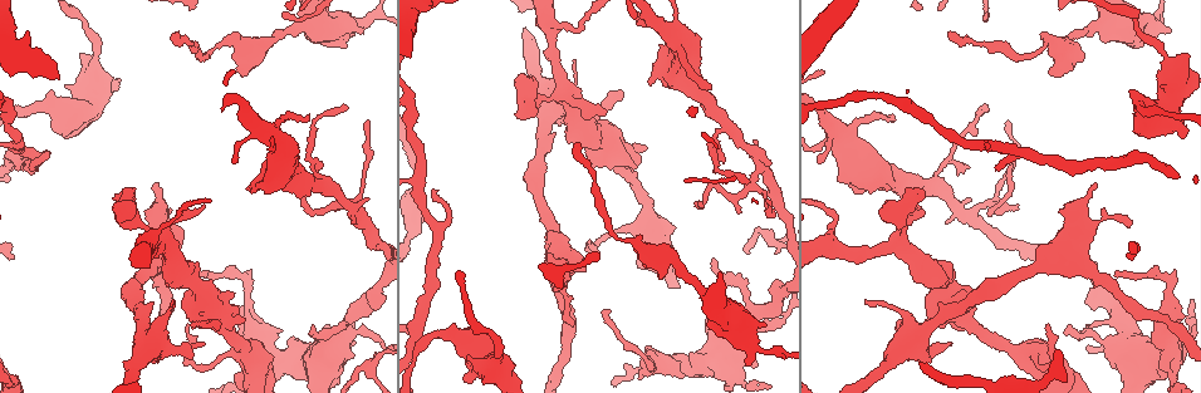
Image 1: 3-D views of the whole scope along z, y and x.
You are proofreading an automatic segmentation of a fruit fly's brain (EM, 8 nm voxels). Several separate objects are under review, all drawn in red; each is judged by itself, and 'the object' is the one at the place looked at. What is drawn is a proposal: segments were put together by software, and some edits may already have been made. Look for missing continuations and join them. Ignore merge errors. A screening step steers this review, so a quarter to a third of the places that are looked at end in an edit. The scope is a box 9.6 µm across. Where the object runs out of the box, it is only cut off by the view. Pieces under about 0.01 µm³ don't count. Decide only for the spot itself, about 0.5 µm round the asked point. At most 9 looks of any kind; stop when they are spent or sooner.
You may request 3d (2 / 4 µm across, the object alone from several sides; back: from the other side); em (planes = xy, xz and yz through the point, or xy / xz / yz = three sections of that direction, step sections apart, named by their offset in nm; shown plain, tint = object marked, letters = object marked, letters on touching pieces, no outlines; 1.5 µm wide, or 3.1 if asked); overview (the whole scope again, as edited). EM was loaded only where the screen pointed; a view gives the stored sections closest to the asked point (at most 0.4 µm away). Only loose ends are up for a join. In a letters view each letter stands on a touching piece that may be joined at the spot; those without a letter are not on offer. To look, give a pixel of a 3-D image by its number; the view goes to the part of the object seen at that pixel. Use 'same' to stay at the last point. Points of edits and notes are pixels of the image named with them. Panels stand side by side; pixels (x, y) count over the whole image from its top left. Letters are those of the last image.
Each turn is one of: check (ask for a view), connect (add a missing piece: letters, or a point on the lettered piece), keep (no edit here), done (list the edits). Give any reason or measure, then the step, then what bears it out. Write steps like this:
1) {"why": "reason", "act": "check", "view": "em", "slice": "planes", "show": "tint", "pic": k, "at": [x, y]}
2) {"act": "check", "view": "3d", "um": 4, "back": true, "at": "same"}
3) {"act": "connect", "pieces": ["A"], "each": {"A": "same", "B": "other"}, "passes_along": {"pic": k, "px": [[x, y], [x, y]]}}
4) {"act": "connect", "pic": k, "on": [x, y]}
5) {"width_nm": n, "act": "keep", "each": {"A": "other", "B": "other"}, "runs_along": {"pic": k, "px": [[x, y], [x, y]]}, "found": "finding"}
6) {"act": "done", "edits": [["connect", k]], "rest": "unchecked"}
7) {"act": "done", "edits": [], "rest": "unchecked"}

{"why": "an open end", "act": "check", "view": "em", "slice": "xy", "step": 8, "show": "letters", "pic": 1, "at": [439, 190]}

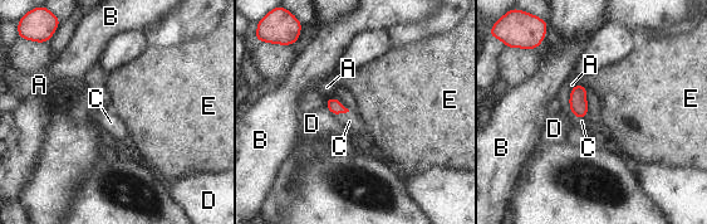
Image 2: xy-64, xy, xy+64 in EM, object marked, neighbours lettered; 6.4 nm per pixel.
{"why": "another direction", "act": "check", "view": "em", "slice": "planes", "show": "letters", "at": "same"}

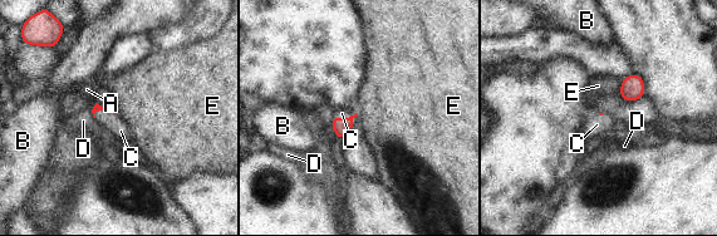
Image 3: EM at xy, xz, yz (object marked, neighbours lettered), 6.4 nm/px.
{"act": "connect", "pieces": ["C"], "each": {"A": "other", "B": "other", "C": "same", "D": "other", "E": "other"}, "passes_along": {"pic": 3, "px": [[97, 107], [104, 109], [114, 124]]}, "found": "the cell continues"}

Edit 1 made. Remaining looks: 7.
{"why": "see it whole again", "act": "check", "view": "overview"}

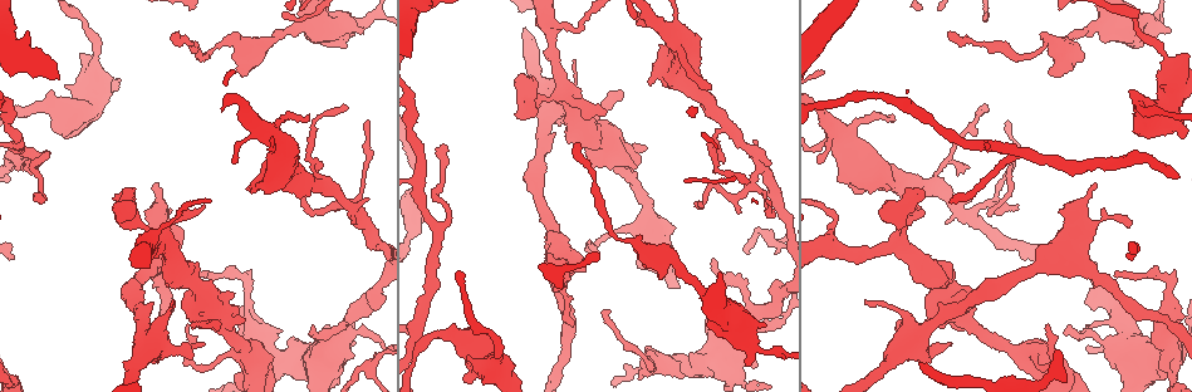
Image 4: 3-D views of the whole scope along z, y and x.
{"why": "thick end", "act": "check", "view": "em", "slice": "planes", "show": "tint", "pic": 4, "at": [53, 92]}

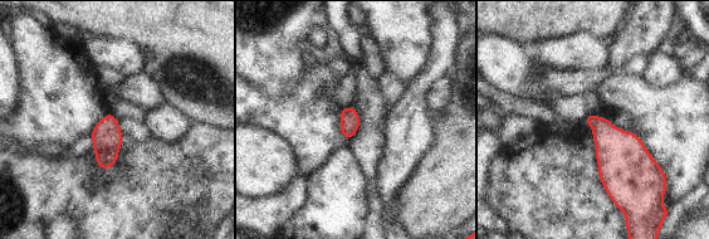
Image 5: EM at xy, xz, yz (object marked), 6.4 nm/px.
{"act": "check", "view": "em", "slice": "planes", "show": "letters", "at": "same"}

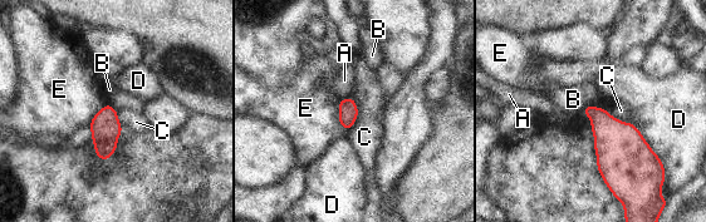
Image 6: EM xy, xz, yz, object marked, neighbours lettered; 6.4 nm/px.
{"longest_contact_nm": ["D", 340], "act": "keep", "each": {"A": "other", "B": "other", "C": "other", "D": "other", "E": "other"}, "found": "no lettered piece goes on from it"}

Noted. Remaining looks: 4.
{"why": "stops while still wide", "act": "check", "view": "3d", "um": 4, "pic": 4, "at": [763, 324]}

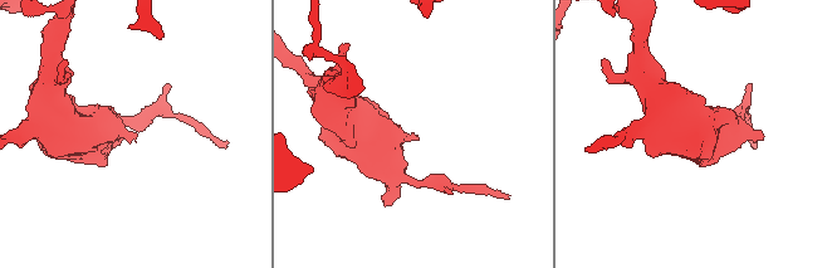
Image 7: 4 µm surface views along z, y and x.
{"act": "check", "view": "em", "slice": "planes", "show": "letters", "pic": 7, "at": [136, 141]}

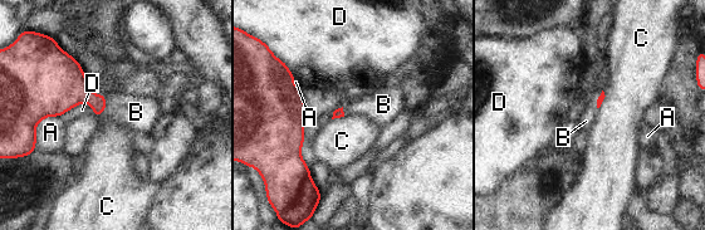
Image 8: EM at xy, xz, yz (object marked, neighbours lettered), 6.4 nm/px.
{"act": "connect", "pieces": ["B"], "each": {"A": "other", "B": "same", "C": "other", "D": "other"}, "passes_along": {"pic": 8, "px": [[72, 88], [106, 107], [136, 112]]}, "found": "it goes on there"}

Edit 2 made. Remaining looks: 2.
{"act": "done", "edits": [["connect", 3], ["connect", 8]], "rest": "unchecked"}

